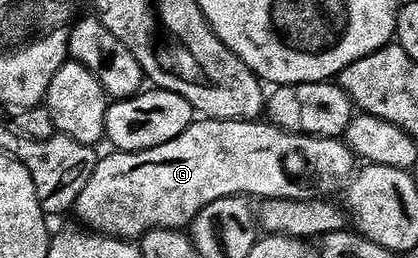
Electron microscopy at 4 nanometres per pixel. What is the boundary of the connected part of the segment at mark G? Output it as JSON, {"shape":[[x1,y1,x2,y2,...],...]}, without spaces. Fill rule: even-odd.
{"shape":[[207,118,193,119,190,126,186,126,186,130,182,130,182,134,178,134,178,138,174,138,170,142,162,142,162,146,150,146,150,150,138,150,137,152,118,152,109,151,109,156,101,155,96,162,94,174,90,174,90,182,86,182,86,186,82,190,82,194,78,194,74,205,74,213,81,220,85,229,98,232,101,236,115,236,118,240,135,241,137,238,149,232,151,228,179,228,191,225,192,220,198,213,210,202,214,202,218,198,226,198,227,196,243,196,263,198,290,198,291,200,315,200,317,198,327,197,332,191,339,189,348,183,354,171,354,157,352,151,348,149,343,139,334,136,307,136,306,134,298,134,297,132,287,132,276,127,271,122,263,122,260,124,259,119,254,120,209,120]]}

